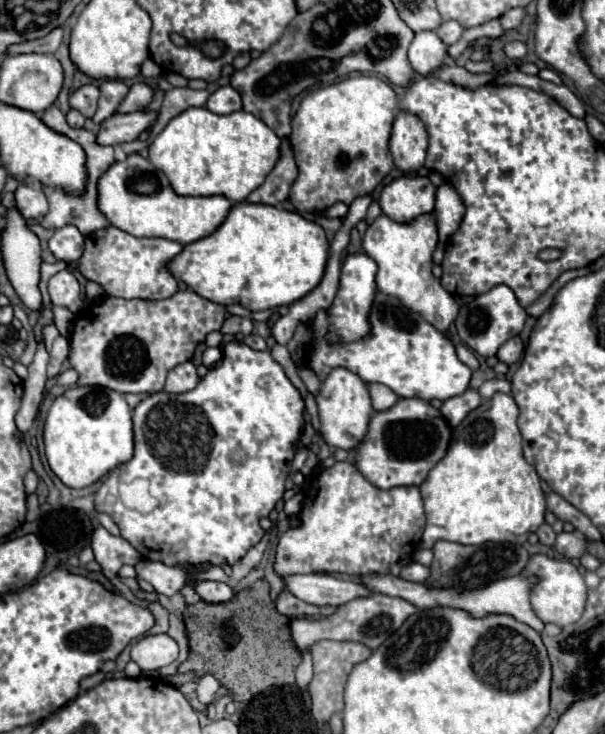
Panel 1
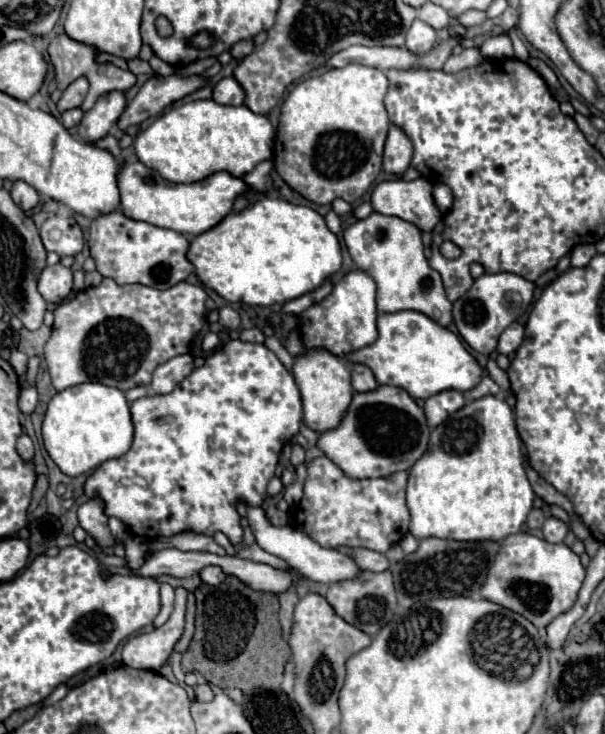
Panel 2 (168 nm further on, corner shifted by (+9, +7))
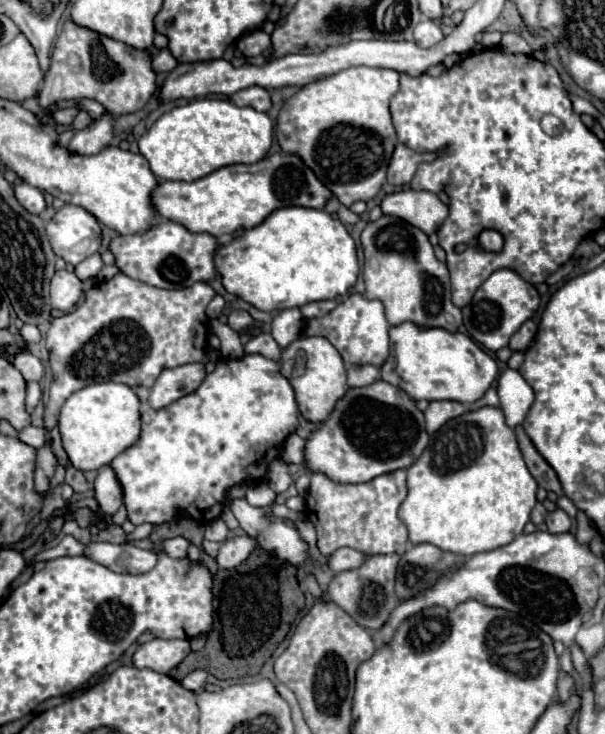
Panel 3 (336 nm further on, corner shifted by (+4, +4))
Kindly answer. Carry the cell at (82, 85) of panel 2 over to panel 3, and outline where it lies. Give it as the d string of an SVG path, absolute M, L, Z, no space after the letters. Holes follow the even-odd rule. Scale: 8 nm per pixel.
M68 107L68 109L60 109L60 111L56 111L52 117L54 117L54 121L56 121L58 125L72 125L76 113L78 113L76 107Z

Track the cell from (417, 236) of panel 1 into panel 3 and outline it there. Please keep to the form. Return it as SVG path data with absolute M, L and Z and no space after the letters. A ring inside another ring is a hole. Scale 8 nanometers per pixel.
M382 215L378 221L370 221L362 231L362 247L366 257L362 273L366 297L382 301L390 325L410 321L418 327L458 331L462 313L450 299L448 267L436 259L434 247L430 245L424 231L398 217Z

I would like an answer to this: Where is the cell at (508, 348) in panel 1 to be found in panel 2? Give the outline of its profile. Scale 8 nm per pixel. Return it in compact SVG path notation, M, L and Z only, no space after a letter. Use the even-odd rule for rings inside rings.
M511 324L509 328L505 328L505 332L499 336L499 344L497 344L497 352L499 354L513 354L519 344L523 340L523 326L521 324Z

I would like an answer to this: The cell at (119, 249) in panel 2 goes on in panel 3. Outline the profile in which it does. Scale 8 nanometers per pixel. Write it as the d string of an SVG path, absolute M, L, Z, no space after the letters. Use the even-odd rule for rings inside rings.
M162 219L158 227L142 235L120 235L110 245L110 251L116 255L116 265L124 275L160 289L186 289L198 281L212 281L216 277L216 249L218 241L214 235L190 233L170 219Z

